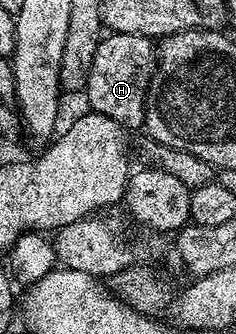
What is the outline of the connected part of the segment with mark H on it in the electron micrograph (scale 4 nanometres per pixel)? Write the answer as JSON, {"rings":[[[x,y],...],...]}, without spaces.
{"rings":[[[111,32],[100,39],[97,54],[93,54],[93,66],[89,70],[85,97],[90,111],[100,112],[105,118],[122,124],[124,129],[142,129],[145,118],[147,87],[155,73],[157,48],[152,37],[137,34]]]}

